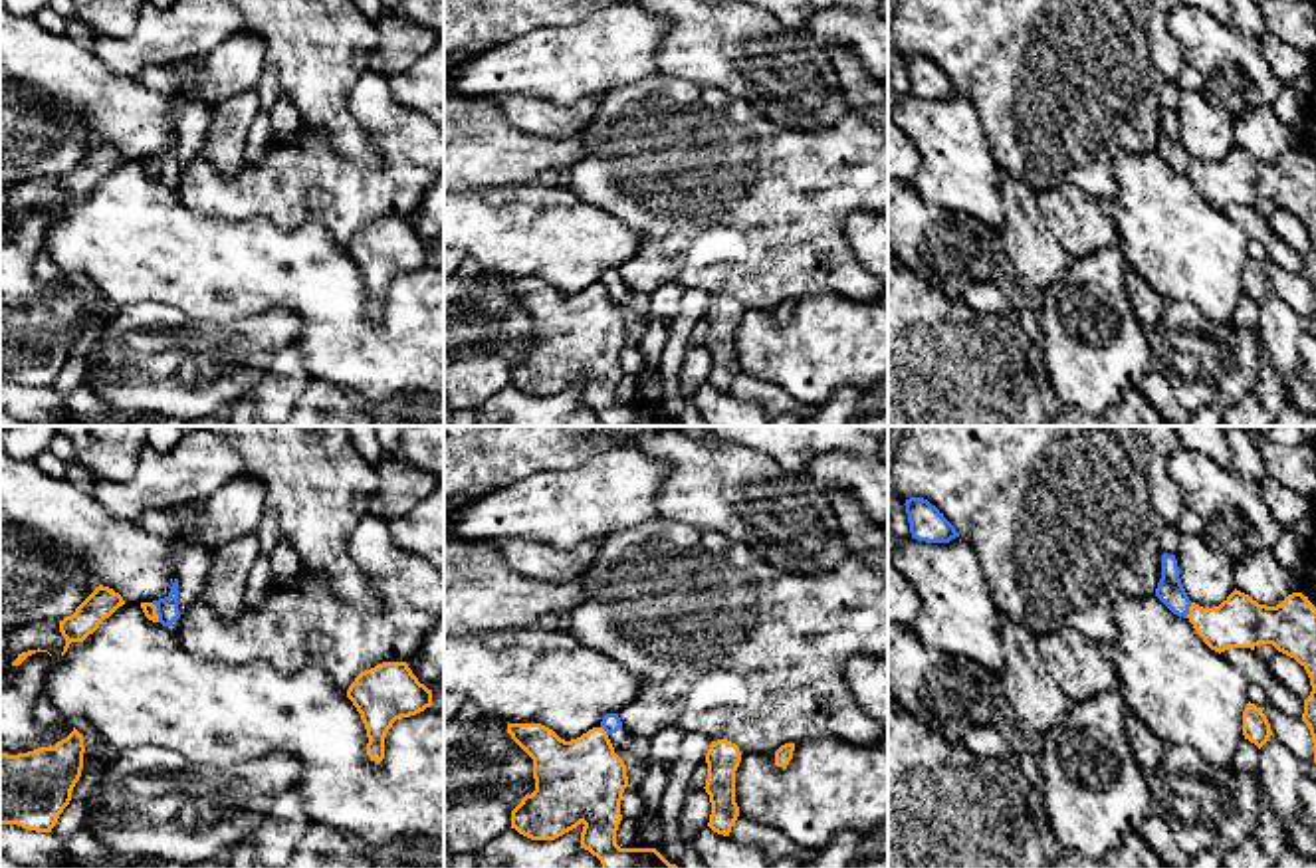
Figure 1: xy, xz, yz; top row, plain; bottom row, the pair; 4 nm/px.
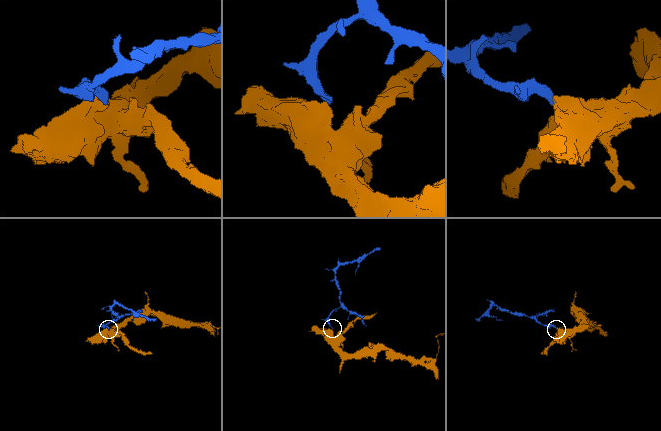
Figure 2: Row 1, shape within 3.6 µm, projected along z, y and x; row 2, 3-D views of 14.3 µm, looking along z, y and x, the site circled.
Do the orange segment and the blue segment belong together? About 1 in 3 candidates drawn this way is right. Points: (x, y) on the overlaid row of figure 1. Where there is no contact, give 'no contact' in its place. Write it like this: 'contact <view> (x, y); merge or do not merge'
contact xy (155, 613); do not merge

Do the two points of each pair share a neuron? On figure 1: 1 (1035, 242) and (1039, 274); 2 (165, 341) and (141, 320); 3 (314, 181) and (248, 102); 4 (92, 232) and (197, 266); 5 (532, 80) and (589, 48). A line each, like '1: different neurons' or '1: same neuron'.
1: same neuron
2: same neuron
3: different neurons
4: same neuron
5: same neuron

